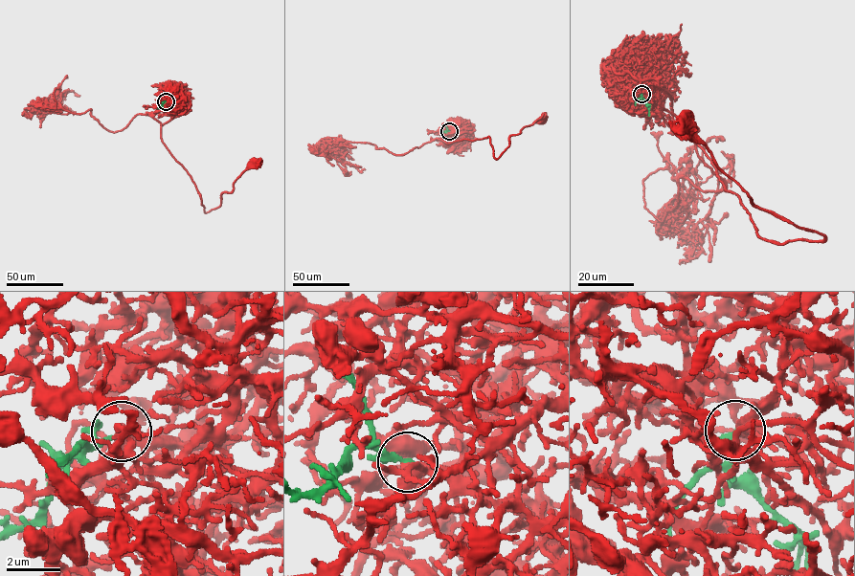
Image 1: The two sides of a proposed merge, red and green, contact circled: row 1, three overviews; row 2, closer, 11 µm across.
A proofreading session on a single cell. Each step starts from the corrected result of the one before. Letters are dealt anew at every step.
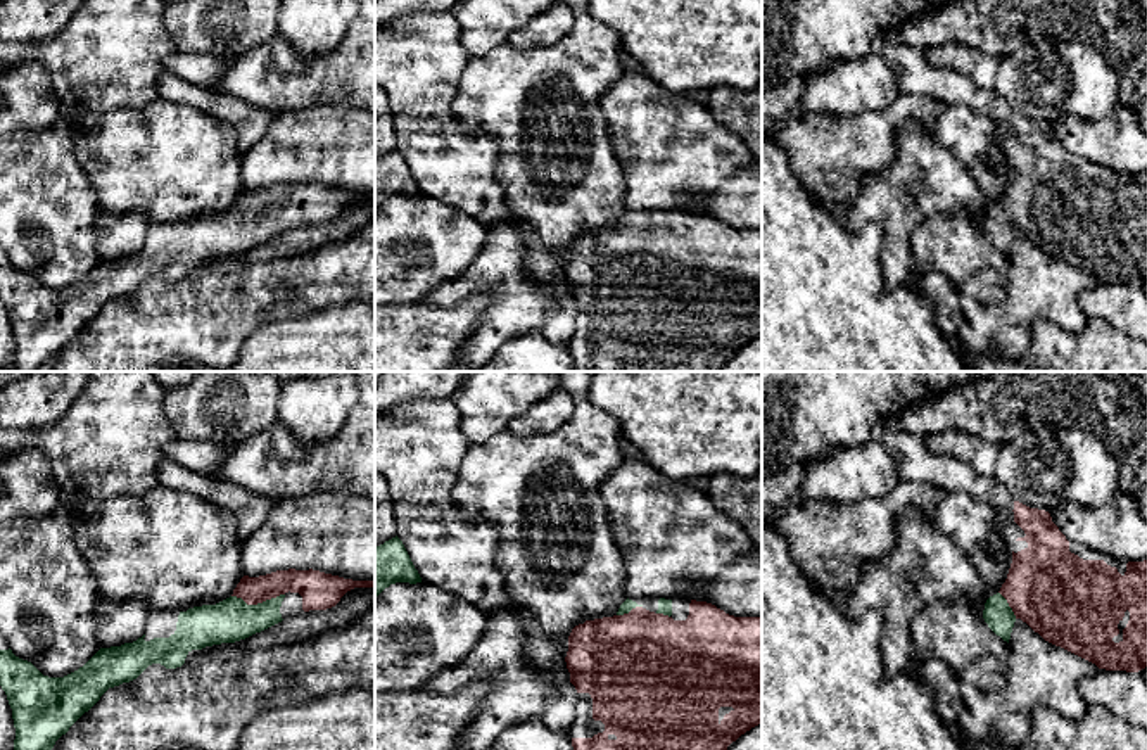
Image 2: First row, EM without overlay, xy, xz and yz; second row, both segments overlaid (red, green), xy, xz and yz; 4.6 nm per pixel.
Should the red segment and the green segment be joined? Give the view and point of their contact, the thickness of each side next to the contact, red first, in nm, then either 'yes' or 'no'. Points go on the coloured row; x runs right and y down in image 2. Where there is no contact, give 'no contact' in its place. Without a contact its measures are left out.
xy (258, 602) | 130/200 nm | yes

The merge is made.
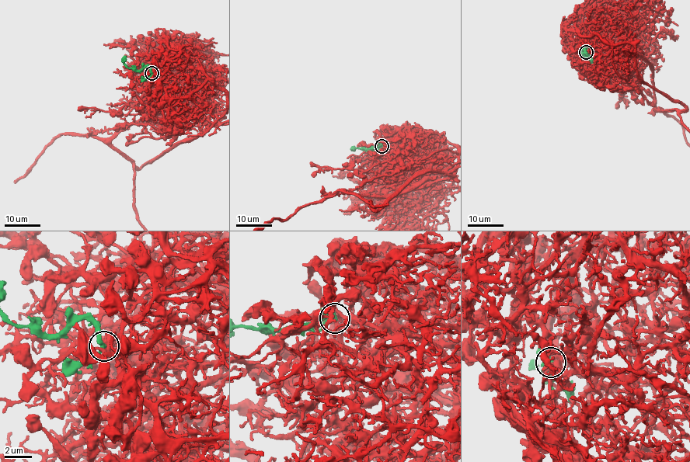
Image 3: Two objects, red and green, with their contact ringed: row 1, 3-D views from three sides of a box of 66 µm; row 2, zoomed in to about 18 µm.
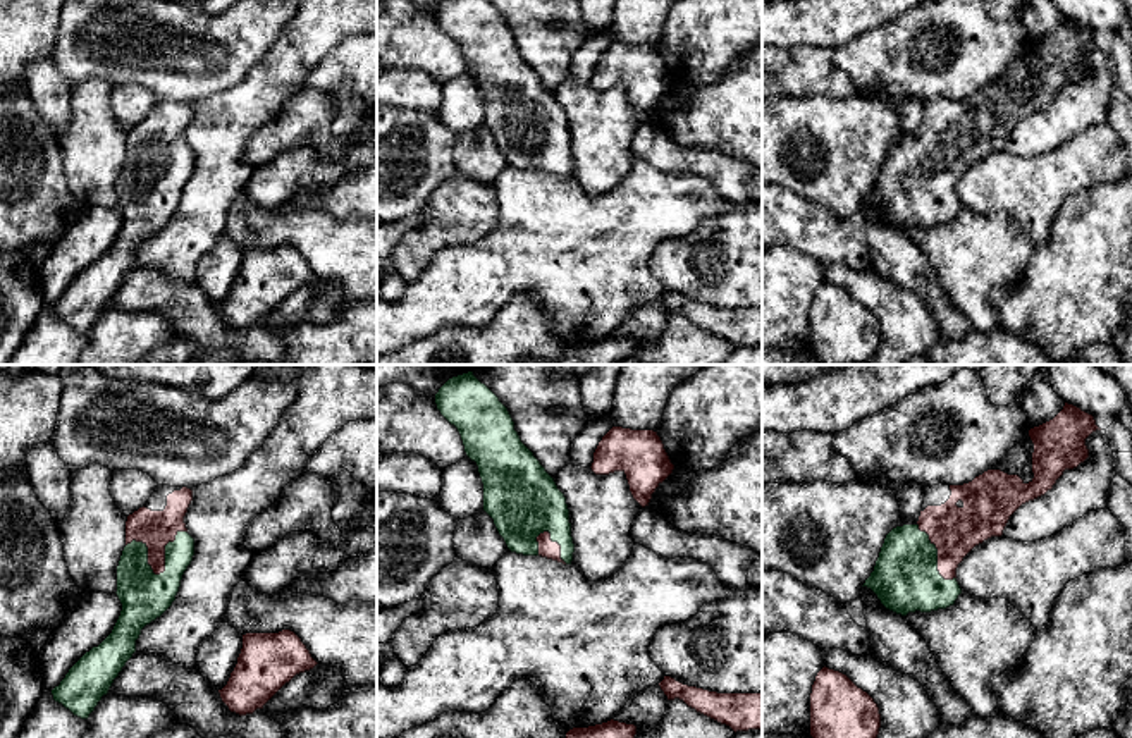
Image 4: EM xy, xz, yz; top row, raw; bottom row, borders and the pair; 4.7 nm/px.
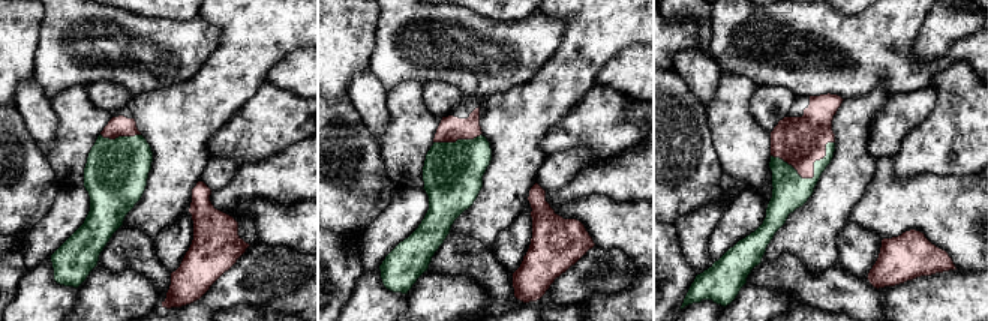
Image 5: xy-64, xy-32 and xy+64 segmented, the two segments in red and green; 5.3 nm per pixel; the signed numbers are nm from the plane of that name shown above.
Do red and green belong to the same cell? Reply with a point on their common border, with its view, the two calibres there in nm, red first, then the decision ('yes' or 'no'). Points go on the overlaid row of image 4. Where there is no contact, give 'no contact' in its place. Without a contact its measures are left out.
xy (159, 573) | 170/220 nm | yes

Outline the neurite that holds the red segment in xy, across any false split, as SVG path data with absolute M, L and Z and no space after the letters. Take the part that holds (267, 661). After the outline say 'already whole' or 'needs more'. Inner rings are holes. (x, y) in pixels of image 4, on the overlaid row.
M291 631L246 633L237 664L227 685L218 690L222 702L239 716L253 714L296 674L318 662L301 638Z; already whole

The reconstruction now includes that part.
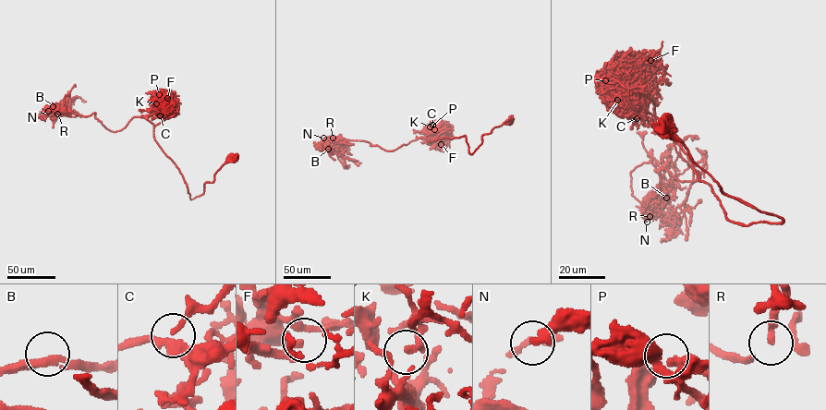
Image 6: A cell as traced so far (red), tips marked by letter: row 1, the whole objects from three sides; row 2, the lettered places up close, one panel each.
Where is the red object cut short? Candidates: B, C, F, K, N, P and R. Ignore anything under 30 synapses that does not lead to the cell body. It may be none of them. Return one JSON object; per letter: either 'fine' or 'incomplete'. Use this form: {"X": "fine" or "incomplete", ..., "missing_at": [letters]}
{"B": "fine", "C": "fine", "F": "fine", "K": "fine", "N": "incomplete", "P": "fine", "R": "fine", "missing_at": ["N"]}

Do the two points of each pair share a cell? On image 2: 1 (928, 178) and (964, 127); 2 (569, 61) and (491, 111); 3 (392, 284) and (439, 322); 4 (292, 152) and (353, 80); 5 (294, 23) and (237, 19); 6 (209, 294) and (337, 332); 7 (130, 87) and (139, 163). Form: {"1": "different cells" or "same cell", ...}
{"1": "different cells", "2": "same cell", "3": "different cells", "4": "different cells", "5": "different cells", "6": "different cells", "7": "different cells"}

